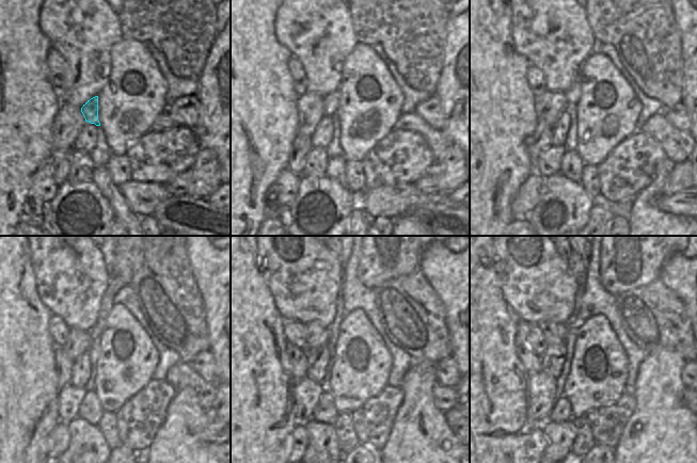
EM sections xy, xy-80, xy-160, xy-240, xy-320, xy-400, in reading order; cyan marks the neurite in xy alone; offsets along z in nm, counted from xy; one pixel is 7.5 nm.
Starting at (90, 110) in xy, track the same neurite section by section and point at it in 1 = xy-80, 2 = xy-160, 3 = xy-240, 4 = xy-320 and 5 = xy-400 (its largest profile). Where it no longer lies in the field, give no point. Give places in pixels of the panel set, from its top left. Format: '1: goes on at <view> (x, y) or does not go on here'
1: goes on at xy-80 (331, 100)
2: goes on at xy-160 (572, 95)
3: goes on at xy-240 (115, 283)
4: goes on at xy-320 (383, 257)
5: goes on at xy-400 (631, 257)

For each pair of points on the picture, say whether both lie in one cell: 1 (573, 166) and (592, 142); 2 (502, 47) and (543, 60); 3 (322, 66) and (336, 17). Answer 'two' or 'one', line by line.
1: two
2: two
3: one

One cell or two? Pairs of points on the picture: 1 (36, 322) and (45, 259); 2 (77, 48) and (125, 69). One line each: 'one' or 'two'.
1: two
2: two

